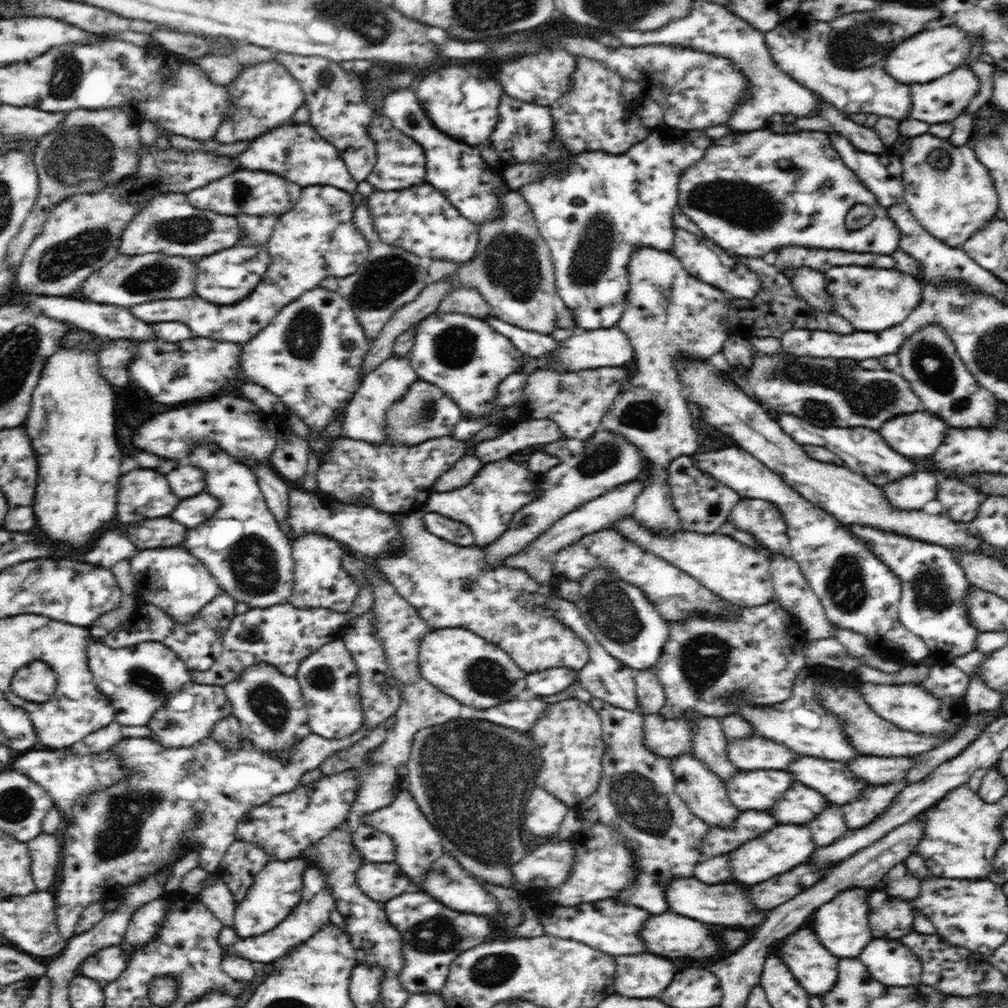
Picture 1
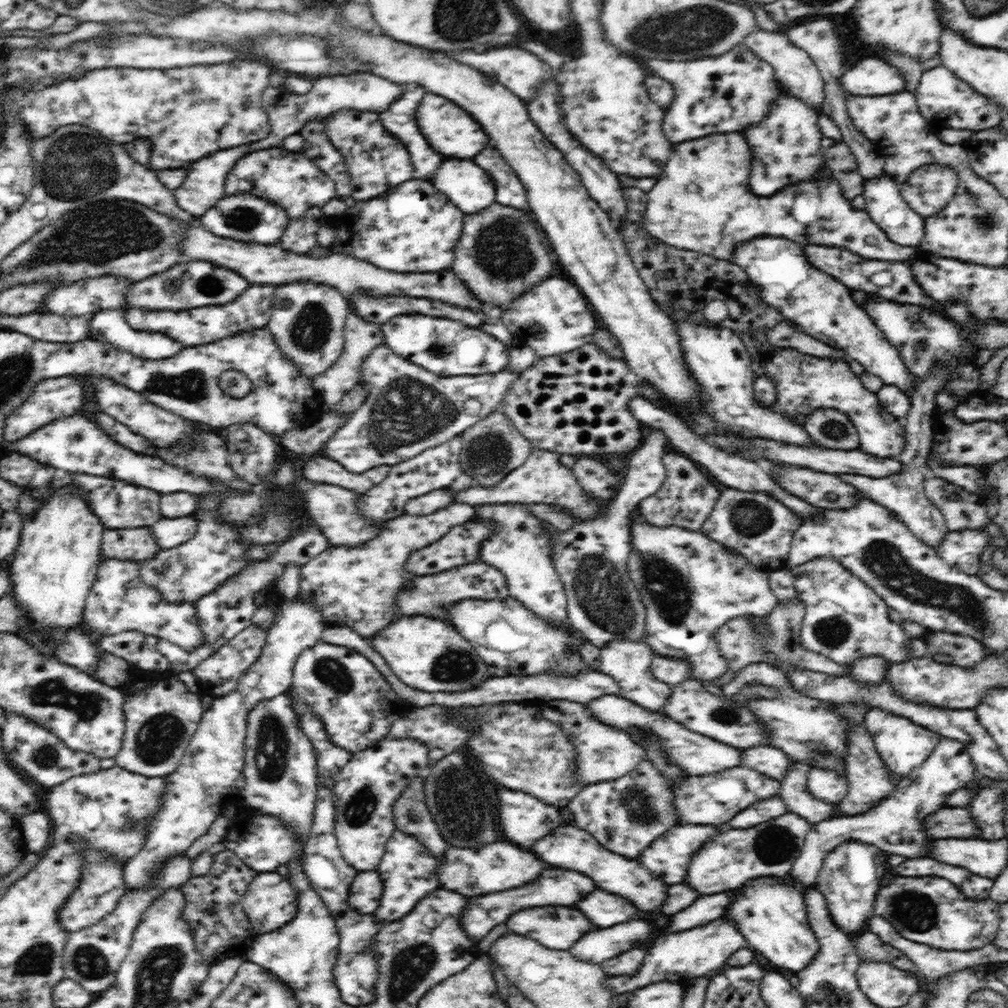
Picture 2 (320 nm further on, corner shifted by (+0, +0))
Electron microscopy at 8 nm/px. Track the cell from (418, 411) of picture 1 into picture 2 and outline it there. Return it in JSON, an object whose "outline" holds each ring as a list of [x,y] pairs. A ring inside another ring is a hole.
{"outline":[[[384,344],[377,346],[364,359],[360,380],[358,380],[358,384],[370,386],[366,390],[368,393],[366,400],[361,408],[344,422],[340,431],[328,439],[320,455],[339,462],[348,472],[354,474],[366,472],[374,466],[387,464],[391,467],[412,459],[430,448],[445,444],[454,436],[470,429],[476,422],[494,413],[500,406],[502,398],[506,396],[506,390],[518,380],[521,374],[522,372],[510,372],[504,369],[494,374],[480,376],[438,376],[398,356]]]}

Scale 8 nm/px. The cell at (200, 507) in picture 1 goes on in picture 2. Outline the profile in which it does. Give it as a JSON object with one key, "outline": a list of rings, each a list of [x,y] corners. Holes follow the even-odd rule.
{"outline":[[[195,515],[186,518],[162,518],[158,524],[152,526],[152,534],[156,538],[159,550],[168,550],[194,538],[198,524]]]}

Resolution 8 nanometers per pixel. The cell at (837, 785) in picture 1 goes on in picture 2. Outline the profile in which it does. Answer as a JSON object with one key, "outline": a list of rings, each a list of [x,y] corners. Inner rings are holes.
{"outline":[[[770,745],[745,748],[741,752],[742,765],[776,780],[780,780],[788,772],[793,762],[785,752]]]}

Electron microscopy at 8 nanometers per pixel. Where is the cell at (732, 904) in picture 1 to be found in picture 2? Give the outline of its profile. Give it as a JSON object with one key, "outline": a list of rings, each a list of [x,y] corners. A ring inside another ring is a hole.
{"outline":[[[564,824],[552,830],[550,836],[544,836],[538,840],[532,848],[540,860],[544,860],[550,866],[576,870],[580,874],[586,874],[594,880],[594,884],[610,894],[618,894],[630,902],[634,902],[640,910],[658,910],[666,900],[666,884],[658,878],[654,878],[648,869],[638,860],[629,860],[602,846],[598,840],[588,831],[575,827],[572,824]]]}

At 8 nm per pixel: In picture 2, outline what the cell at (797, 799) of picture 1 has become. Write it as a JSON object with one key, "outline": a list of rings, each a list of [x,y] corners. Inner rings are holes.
{"outline":[[[774,796],[741,810],[729,820],[726,826],[732,829],[752,828],[788,812],[786,803],[779,796]]]}

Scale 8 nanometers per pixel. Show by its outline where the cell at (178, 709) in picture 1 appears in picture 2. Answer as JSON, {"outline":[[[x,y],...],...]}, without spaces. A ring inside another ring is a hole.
{"outline":[[[174,674],[149,677],[155,683],[135,693],[126,693],[123,711],[125,731],[122,746],[115,756],[116,764],[142,776],[168,776],[178,768],[186,748],[201,721],[203,696],[192,693]]]}

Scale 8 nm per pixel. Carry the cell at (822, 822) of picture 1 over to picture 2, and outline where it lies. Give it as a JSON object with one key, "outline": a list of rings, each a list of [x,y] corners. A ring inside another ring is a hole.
{"outline":[[[794,761],[788,772],[779,780],[778,796],[786,803],[790,813],[800,815],[810,824],[826,820],[834,814],[836,806],[828,804],[819,798],[814,798],[807,791],[807,776],[811,766],[800,761]]]}

